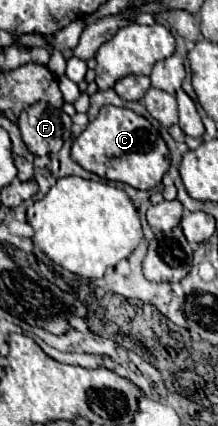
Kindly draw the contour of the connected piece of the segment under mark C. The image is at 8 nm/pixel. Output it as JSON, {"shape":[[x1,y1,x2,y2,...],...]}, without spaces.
{"shape":[[102,106,98,116,74,140,72,158,84,170,94,172,104,180,124,182,138,190,152,190,160,186,162,176,170,168,168,146,158,130,144,116,116,106]]}

